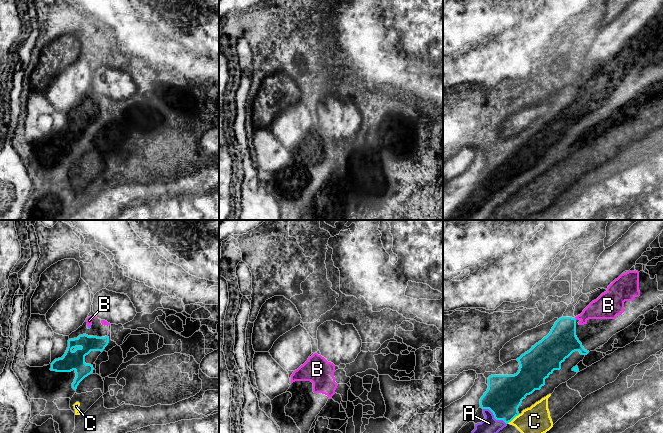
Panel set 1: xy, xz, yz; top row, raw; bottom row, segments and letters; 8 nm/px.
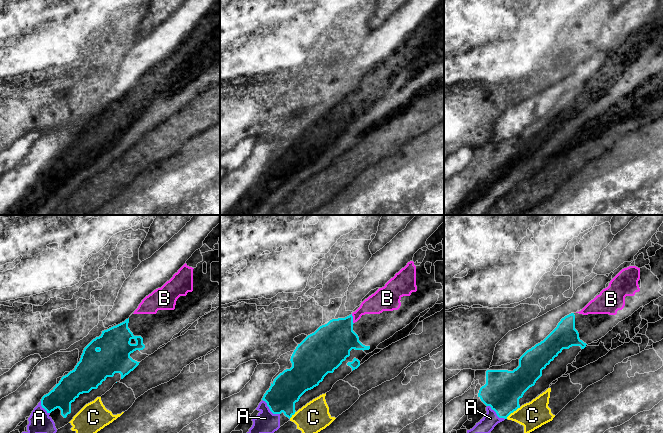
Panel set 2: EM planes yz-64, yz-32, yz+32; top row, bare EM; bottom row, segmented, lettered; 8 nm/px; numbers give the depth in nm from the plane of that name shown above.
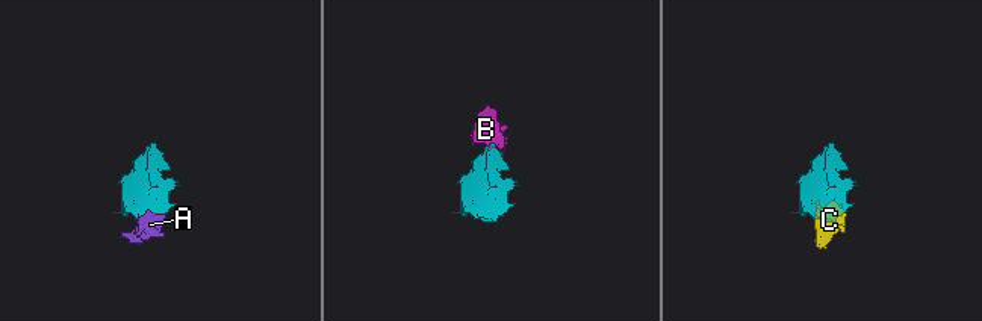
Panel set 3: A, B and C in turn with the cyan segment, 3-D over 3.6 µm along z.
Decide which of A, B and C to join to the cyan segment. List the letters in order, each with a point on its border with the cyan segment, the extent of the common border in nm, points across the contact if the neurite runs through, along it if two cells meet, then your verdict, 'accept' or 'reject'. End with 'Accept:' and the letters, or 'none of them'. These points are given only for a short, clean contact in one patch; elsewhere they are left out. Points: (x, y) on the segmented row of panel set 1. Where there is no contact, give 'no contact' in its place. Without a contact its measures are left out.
A: yz (494, 417) | 240 nm | across yz (505, 393), (494, 417), (489, 424) | accept
B: xy (90, 327) | 40 nm | accept
C: yz (513, 418) | 130 nm | along yz (519, 414), (507, 423) | reject
Accept: A, B

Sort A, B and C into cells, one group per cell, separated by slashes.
A B / C

